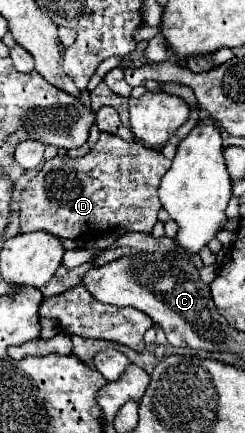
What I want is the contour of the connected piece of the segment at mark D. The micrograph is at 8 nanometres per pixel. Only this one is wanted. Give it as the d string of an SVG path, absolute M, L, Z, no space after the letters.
M101 133L97 145L79 159L71 157L53 157L51 161L43 163L41 173L29 181L23 197L21 197L21 211L19 223L21 231L49 231L63 239L77 239L81 235L95 237L99 233L113 231L123 227L127 231L141 231L151 233L157 223L157 213L161 209L161 201L157 195L161 177L171 167L171 161L163 157L159 151L145 147L141 141L123 141L119 137L111 137Z

